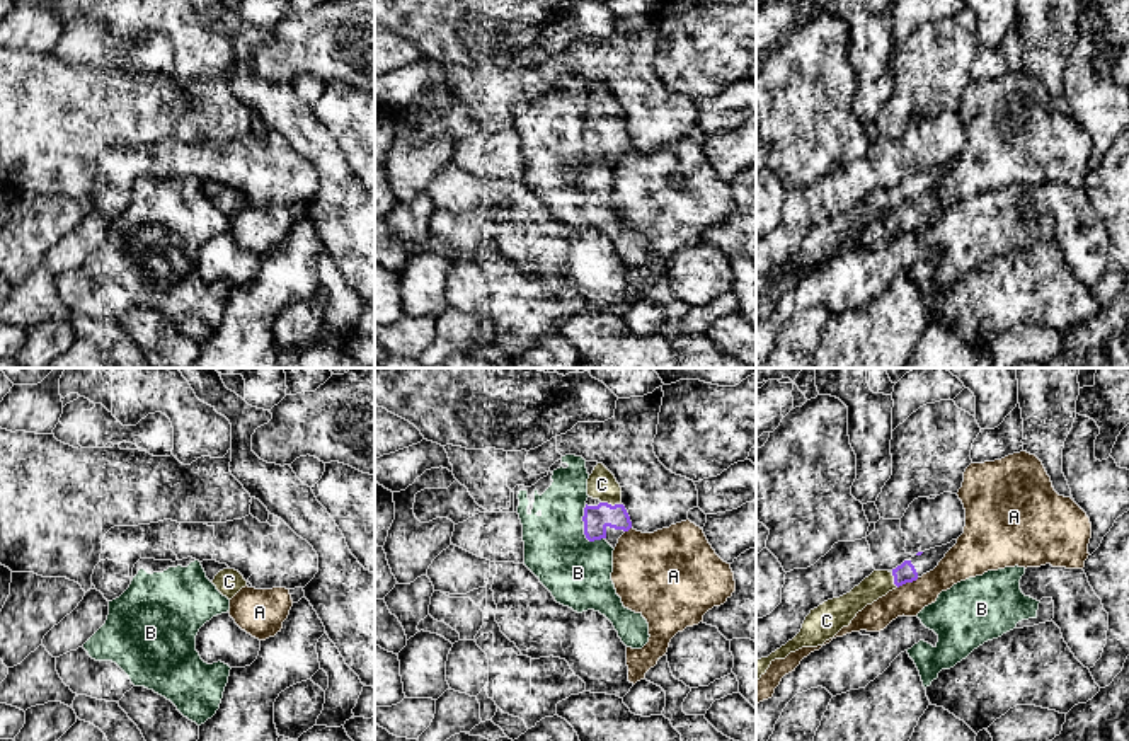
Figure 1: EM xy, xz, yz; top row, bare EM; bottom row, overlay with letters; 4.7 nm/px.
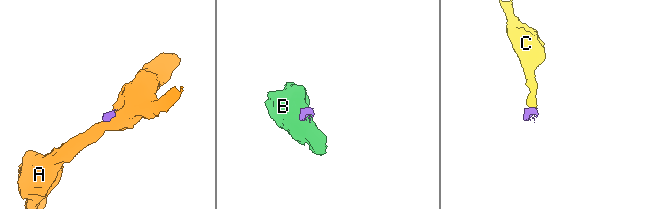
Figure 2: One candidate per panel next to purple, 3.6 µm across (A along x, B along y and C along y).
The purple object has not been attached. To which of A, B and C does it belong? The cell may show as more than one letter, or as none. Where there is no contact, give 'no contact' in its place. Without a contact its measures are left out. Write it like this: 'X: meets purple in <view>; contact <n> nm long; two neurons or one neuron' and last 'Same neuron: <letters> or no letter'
A: meets purple in yz; contact 120 nm long; two neurons
B: meets purple in xz; contact 190 nm long; two neurons
C: meets purple in xz; contact 100 nm long; one neuron
Same neuron: C

